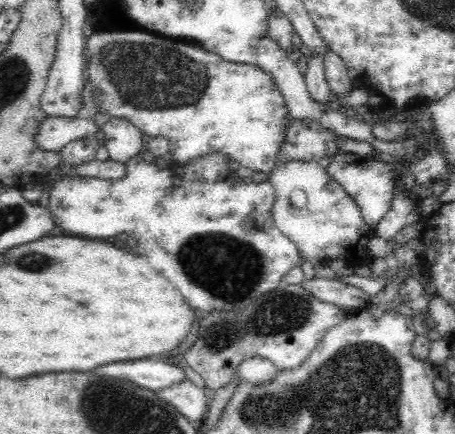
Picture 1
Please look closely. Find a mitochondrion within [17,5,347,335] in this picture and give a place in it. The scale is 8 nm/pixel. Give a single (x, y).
(177, 81)

